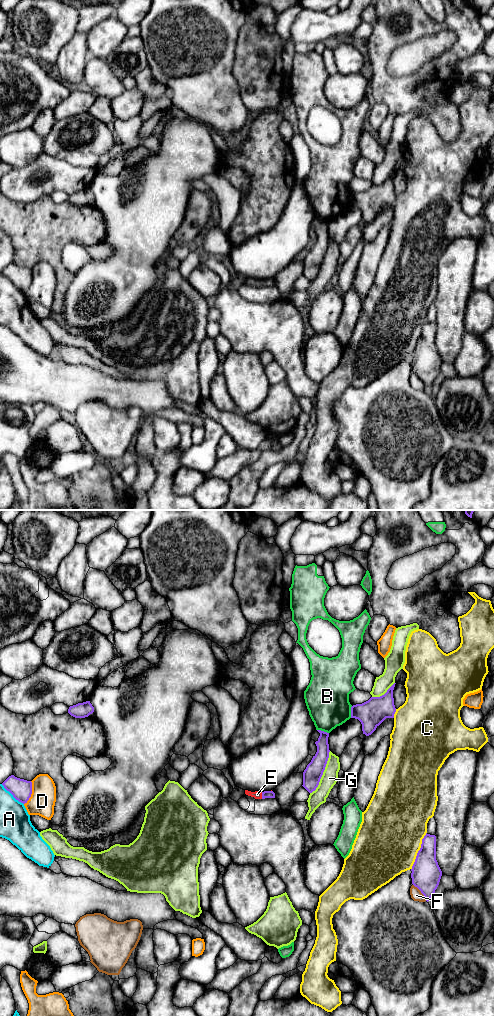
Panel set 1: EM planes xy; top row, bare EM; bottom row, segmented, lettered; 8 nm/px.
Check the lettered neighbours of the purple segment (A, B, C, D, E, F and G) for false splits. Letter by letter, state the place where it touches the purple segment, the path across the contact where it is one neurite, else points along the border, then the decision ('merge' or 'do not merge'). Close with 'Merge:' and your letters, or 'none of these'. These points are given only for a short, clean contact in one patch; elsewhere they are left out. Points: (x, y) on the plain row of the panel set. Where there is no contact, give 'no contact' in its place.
A: meets purple in xy at (12, 282); do not merge
B: meets purple in xy at (351, 200); do not merge
C: meets purple in xy at (418, 339); do not merge
D: meets purple in xy at (31, 281); do not merge
E: meets purple in xy at (262, 283); runs through xy (266, 282), (262, 283), (257, 282); merge
F: meets purple in xy at (421, 380); do not merge
G: meets purple in xy at (322, 261); do not merge
Merge: E

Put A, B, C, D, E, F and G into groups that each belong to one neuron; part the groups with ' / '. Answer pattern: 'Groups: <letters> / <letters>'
Groups: A / B / C / D / E / F / G

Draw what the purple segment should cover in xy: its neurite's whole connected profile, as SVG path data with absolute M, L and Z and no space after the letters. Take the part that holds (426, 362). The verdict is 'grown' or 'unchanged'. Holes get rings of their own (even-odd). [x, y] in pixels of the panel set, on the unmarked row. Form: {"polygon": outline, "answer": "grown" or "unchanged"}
{"polygon": "M426 321L411 359L412 372L421 379L428 390L434 383L442 364L436 348L435 323Z", "answer": "unchanged"}

